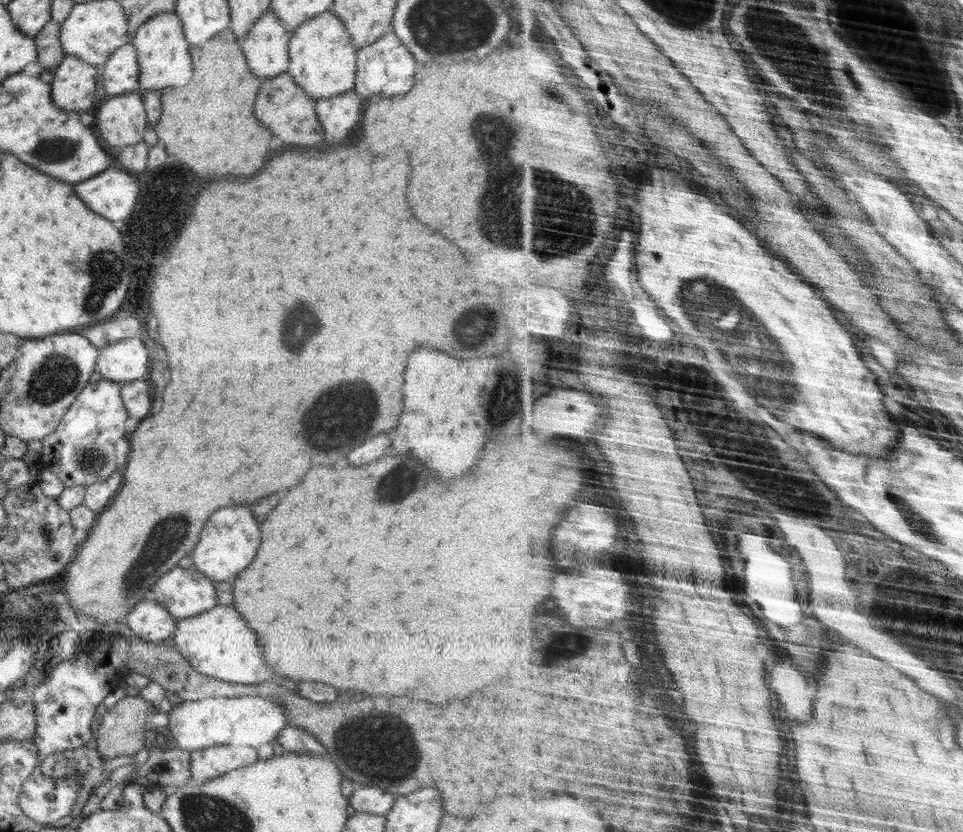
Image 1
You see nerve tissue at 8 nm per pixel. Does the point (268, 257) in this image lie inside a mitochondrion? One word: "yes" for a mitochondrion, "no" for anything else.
no

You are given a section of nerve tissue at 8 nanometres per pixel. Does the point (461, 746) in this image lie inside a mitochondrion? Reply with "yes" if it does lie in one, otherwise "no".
no

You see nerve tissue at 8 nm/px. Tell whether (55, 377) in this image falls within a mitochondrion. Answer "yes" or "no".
yes

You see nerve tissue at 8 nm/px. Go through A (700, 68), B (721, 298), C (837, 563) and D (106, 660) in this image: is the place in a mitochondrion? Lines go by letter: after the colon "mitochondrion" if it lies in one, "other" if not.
A: other
B: mitochondrion
C: other
D: other

